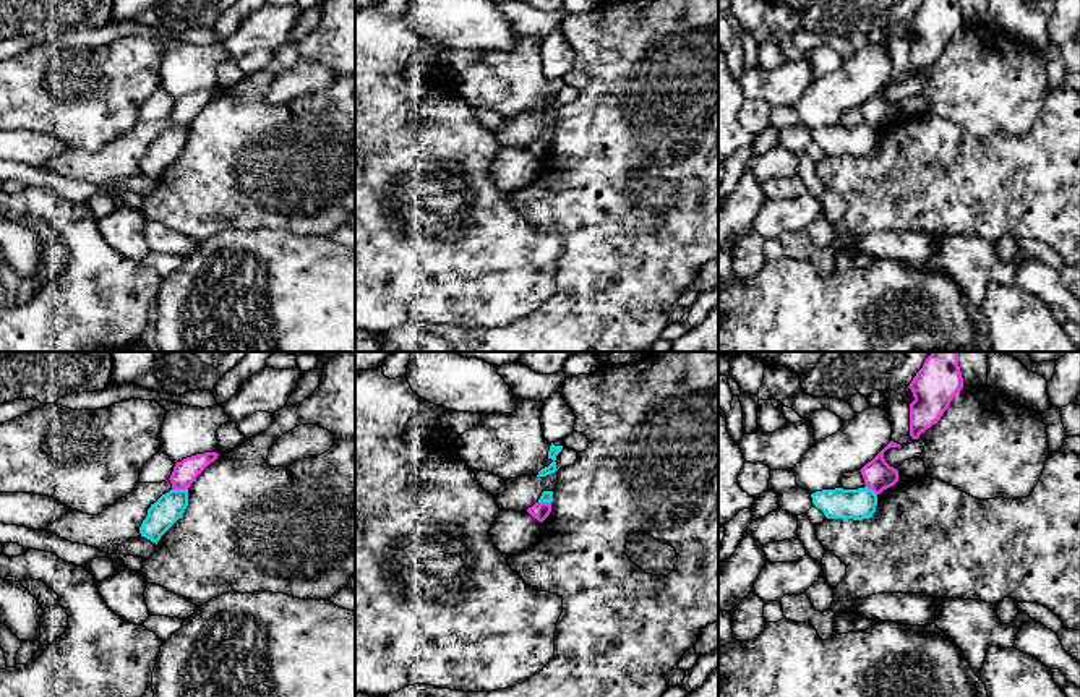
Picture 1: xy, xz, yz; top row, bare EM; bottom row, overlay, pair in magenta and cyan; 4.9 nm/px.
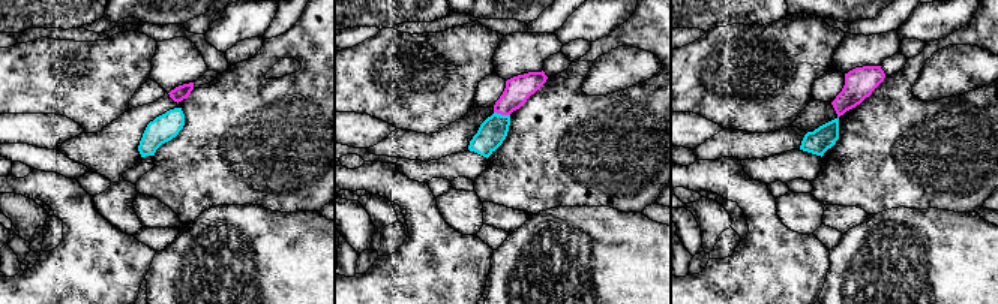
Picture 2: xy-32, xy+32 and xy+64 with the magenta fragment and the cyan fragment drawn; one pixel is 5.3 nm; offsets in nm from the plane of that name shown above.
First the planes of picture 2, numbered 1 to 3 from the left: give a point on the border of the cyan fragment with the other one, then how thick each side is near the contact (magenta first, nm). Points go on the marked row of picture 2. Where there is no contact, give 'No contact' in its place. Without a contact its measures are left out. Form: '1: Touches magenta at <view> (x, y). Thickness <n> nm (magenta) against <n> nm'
1: No contact
2: Touches magenta at xy+32 (502, 114). Thickness 140 nm (magenta) against 150 nm
3: No contact

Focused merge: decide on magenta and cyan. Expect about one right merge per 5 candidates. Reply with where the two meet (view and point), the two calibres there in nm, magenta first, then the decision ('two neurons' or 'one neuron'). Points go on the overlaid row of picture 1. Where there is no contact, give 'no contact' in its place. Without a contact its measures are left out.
contact xy (179, 488); calibres 120 and 150 nm; two neurons

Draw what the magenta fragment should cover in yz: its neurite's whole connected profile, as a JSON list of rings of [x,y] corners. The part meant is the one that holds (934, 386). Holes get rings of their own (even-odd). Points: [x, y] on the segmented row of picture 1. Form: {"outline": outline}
{"outline": [[[932,352],[908,387],[915,397],[910,404],[910,436],[918,439],[963,389],[958,352]]]}

